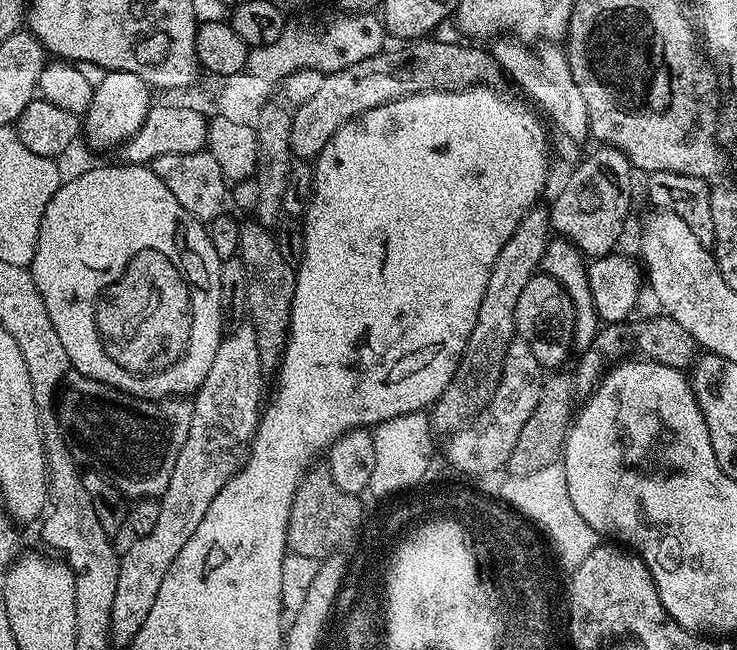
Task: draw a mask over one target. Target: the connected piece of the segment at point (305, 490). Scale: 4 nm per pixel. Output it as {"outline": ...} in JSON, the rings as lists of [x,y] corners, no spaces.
{"outline":[[[309,471],[294,494],[288,519],[288,552],[306,554],[306,558],[319,562],[339,553],[343,544],[357,539],[362,528],[360,519],[364,516],[364,508],[360,505],[361,497],[346,494],[334,486],[334,478],[328,471],[316,471]]]}

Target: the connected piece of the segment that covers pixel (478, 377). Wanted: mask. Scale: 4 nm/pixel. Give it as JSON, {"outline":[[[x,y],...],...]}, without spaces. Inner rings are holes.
{"outline":[[[537,206],[526,213],[522,222],[518,222],[518,230],[514,230],[510,242],[502,246],[502,254],[498,254],[490,270],[490,282],[486,282],[486,294],[482,294],[482,306],[478,306],[478,318],[474,322],[474,330],[470,330],[470,338],[460,356],[456,373],[446,390],[431,405],[430,421],[437,433],[451,434],[456,429],[463,428],[492,401],[510,342],[517,339],[514,310],[518,310],[518,297],[522,290],[526,290],[526,282],[537,275],[549,239],[549,209]]]}

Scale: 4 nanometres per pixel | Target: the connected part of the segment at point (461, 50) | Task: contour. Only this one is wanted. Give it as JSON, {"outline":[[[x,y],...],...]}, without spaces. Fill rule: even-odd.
{"outline":[[[425,38],[396,46],[400,48],[393,52],[385,50],[374,58],[362,58],[362,62],[346,66],[346,70],[327,73],[322,87],[291,113],[289,146],[293,157],[300,162],[315,161],[328,139],[342,130],[346,122],[391,100],[419,92],[453,92],[463,88],[499,85],[499,80],[502,80],[500,64],[492,57],[491,51],[484,49],[483,52],[480,49],[483,47],[468,44]]]}

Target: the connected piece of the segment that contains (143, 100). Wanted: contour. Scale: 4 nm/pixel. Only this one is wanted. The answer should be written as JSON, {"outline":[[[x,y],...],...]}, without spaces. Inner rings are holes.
{"outline":[[[105,71],[102,82],[92,90],[92,101],[82,117],[83,139],[88,139],[88,144],[92,148],[108,148],[111,144],[123,146],[146,122],[148,112],[154,106],[151,94],[153,95],[150,86],[142,78],[138,78],[138,74]]]}

